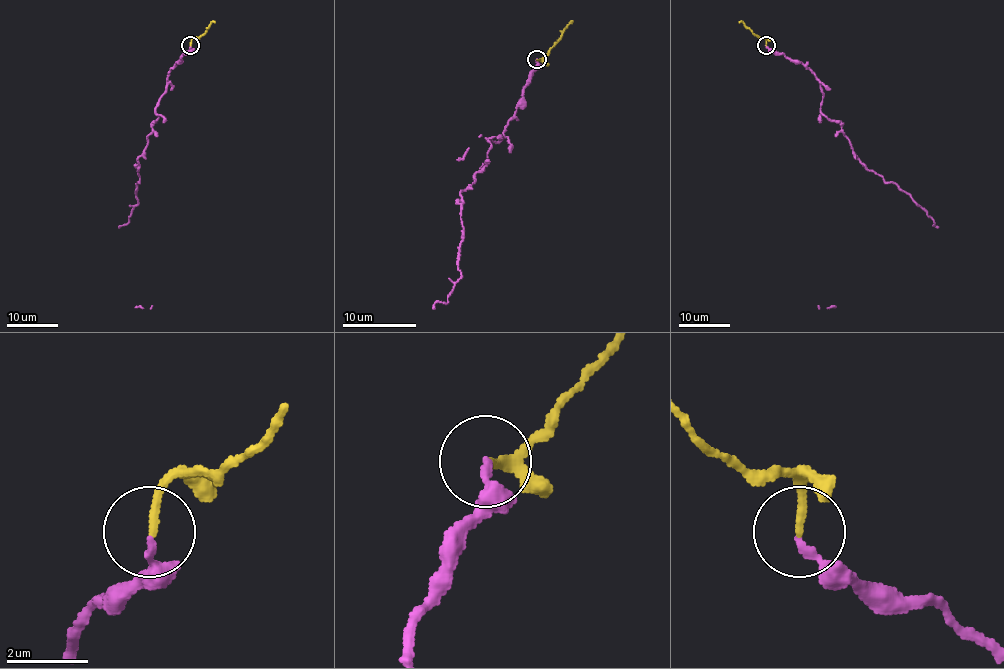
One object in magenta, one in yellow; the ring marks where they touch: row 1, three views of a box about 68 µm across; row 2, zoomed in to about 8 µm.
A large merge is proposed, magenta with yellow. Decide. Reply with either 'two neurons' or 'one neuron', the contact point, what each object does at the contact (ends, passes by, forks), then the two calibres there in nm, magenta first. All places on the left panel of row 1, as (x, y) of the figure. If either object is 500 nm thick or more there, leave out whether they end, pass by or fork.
one neuron; place (190, 45); magenta ends; yellow ends; calibres 190 and 200 nm

